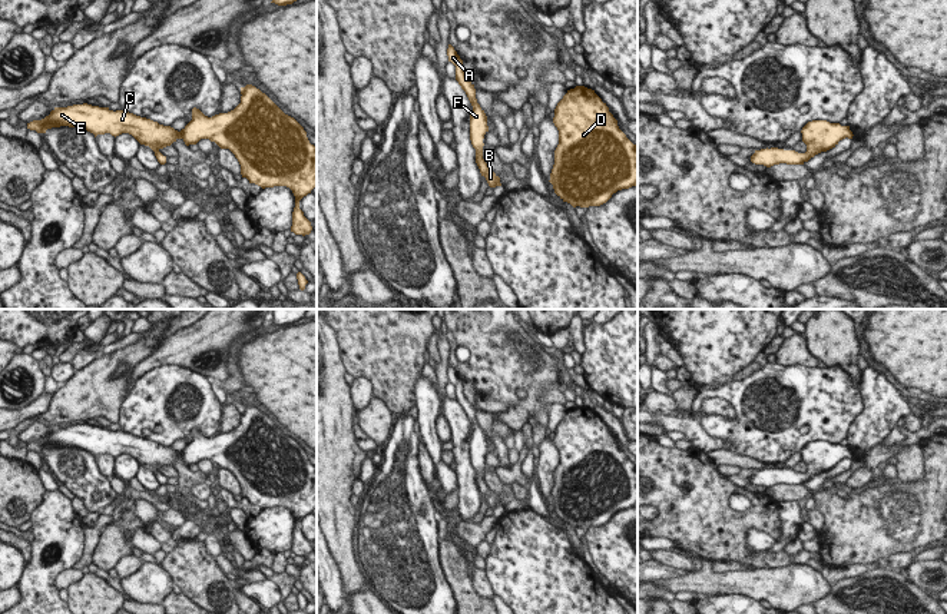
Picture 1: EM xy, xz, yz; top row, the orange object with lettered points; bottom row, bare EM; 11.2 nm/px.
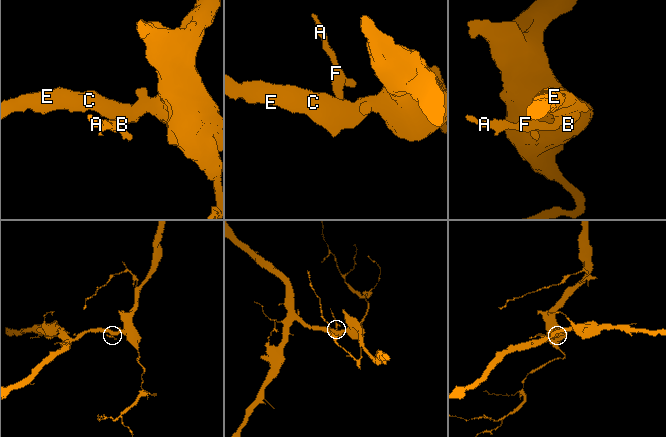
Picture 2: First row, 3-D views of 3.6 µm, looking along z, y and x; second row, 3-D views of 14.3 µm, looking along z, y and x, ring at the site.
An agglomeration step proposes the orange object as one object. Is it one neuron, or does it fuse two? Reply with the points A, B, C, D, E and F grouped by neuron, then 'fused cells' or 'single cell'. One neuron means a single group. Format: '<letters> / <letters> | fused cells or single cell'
A B C D E F | single cell

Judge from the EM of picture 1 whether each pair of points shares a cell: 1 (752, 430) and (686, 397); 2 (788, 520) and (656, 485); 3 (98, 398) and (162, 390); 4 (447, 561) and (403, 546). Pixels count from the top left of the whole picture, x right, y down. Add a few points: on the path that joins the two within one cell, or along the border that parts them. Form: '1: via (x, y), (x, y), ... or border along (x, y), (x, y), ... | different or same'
1: border along (698, 392), (691, 407) | different
2: border along (778, 503), (782, 538) | different
3: border along (131, 385), (121, 405), (118, 421) | different
4: border along (437, 544), (437, 561), (444, 580), (452, 588) | different

